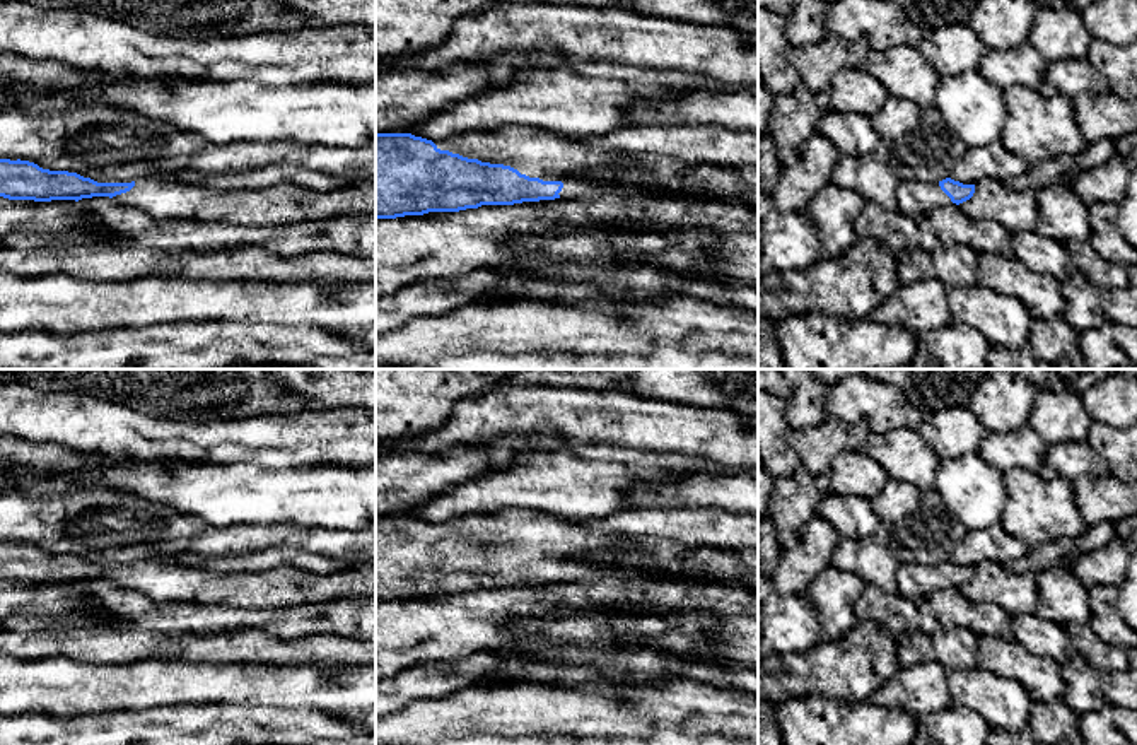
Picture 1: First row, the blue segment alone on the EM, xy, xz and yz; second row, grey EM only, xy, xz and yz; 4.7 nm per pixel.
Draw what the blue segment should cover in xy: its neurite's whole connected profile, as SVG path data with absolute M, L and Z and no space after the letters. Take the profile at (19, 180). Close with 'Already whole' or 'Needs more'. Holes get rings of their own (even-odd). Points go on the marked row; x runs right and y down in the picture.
M0 159L0 197L34 202L109 197L145 212L154 222L190 219L259 229L376 214L376 185L331 191L297 183L278 183L265 190L217 190L160 176L131 183L97 183L77 173L50 171L20 159Z. Needs more

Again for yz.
M951 178L939 183L901 181L896 190L898 215L920 217L951 203L963 203L975 193L975 185L963 185Z. Needs more

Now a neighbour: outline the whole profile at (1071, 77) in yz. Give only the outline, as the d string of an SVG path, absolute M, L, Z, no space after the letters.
M1087 56L1048 63L1045 79L1058 94L1072 101L1081 94L1108 91L1106 79L1089 63Z

